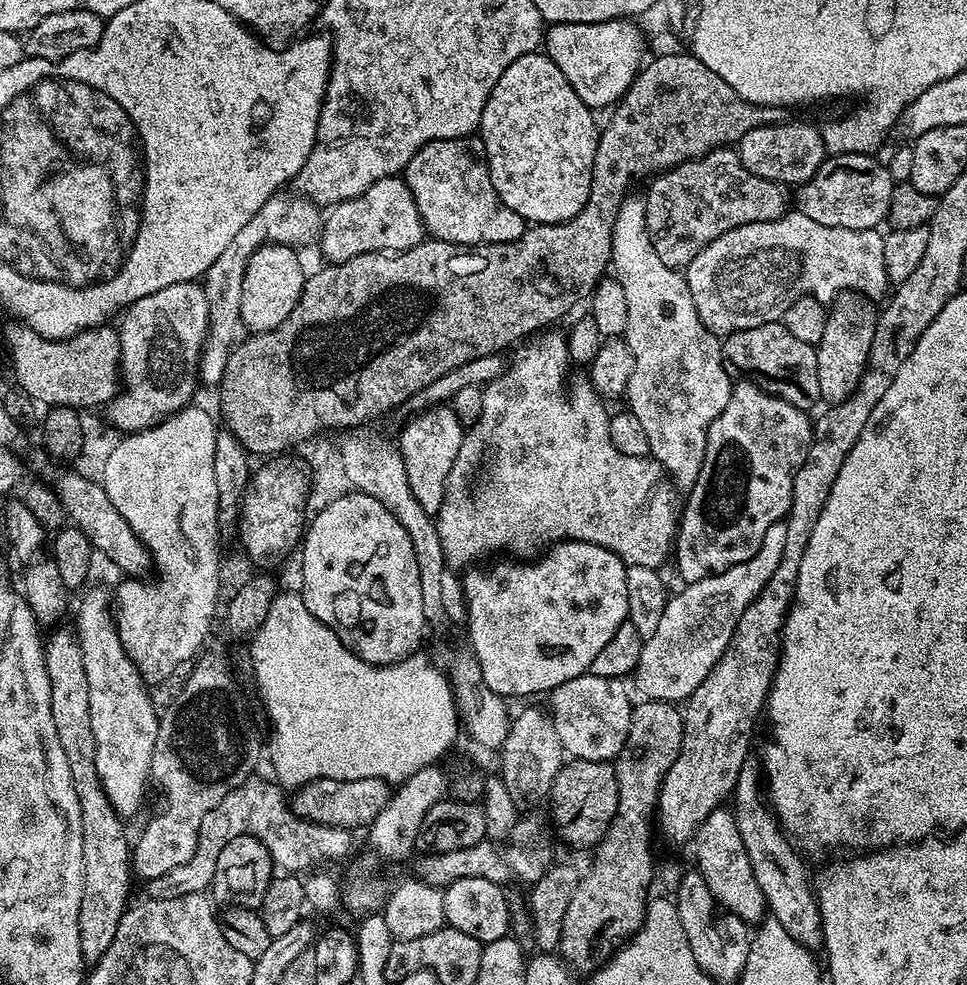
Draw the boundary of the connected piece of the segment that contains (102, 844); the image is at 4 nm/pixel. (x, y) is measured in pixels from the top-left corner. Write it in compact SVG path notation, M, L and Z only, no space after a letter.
M56 632L47 637L44 644L44 664L48 668L48 677L52 686L52 713L54 730L58 730L58 742L62 742L62 752L70 762L70 774L74 778L74 790L78 794L78 806L82 810L82 844L84 846L84 889L82 906L78 914L78 934L80 950L84 964L95 966L110 950L118 934L120 920L129 907L128 883L134 880L134 869L130 863L130 836L124 833L125 821L114 810L108 795L104 793L102 782L98 778L98 766L94 762L94 730L90 726L90 686L86 686L86 666L79 639L68 632Z

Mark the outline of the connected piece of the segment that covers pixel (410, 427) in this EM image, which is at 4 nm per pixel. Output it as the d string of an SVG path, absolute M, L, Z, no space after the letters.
M432 406L413 415L413 420L404 428L398 439L398 447L404 457L406 474L414 490L414 498L422 502L427 512L437 513L444 501L450 470L458 458L458 450L464 441L465 425L461 424L450 406Z

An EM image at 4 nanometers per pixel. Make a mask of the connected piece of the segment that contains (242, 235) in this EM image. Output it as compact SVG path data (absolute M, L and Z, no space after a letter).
M277 194L265 202L257 214L238 230L237 237L214 260L214 265L205 272L202 287L207 294L208 314L210 317L210 339L200 361L200 378L205 385L219 385L224 377L226 364L237 343L236 331L241 331L242 321L242 283L245 268L257 249L266 244L286 244L289 246L312 245L323 231L324 216L321 207L315 201L300 194L284 196Z

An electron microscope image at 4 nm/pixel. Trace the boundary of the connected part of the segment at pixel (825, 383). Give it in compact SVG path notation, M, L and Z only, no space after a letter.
M843 292L827 309L826 330L822 330L820 343L815 345L819 399L825 400L825 405L848 399L864 377L878 319L878 308L872 304L875 303L862 292Z

